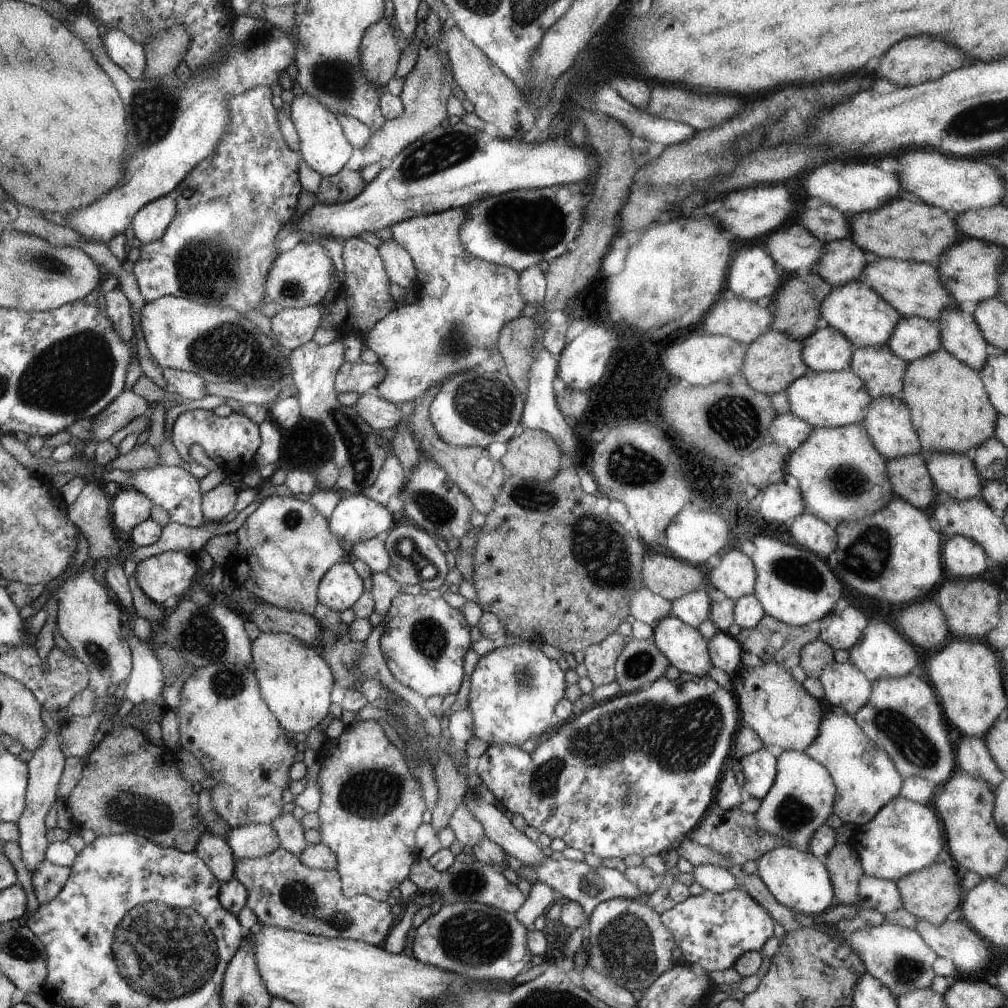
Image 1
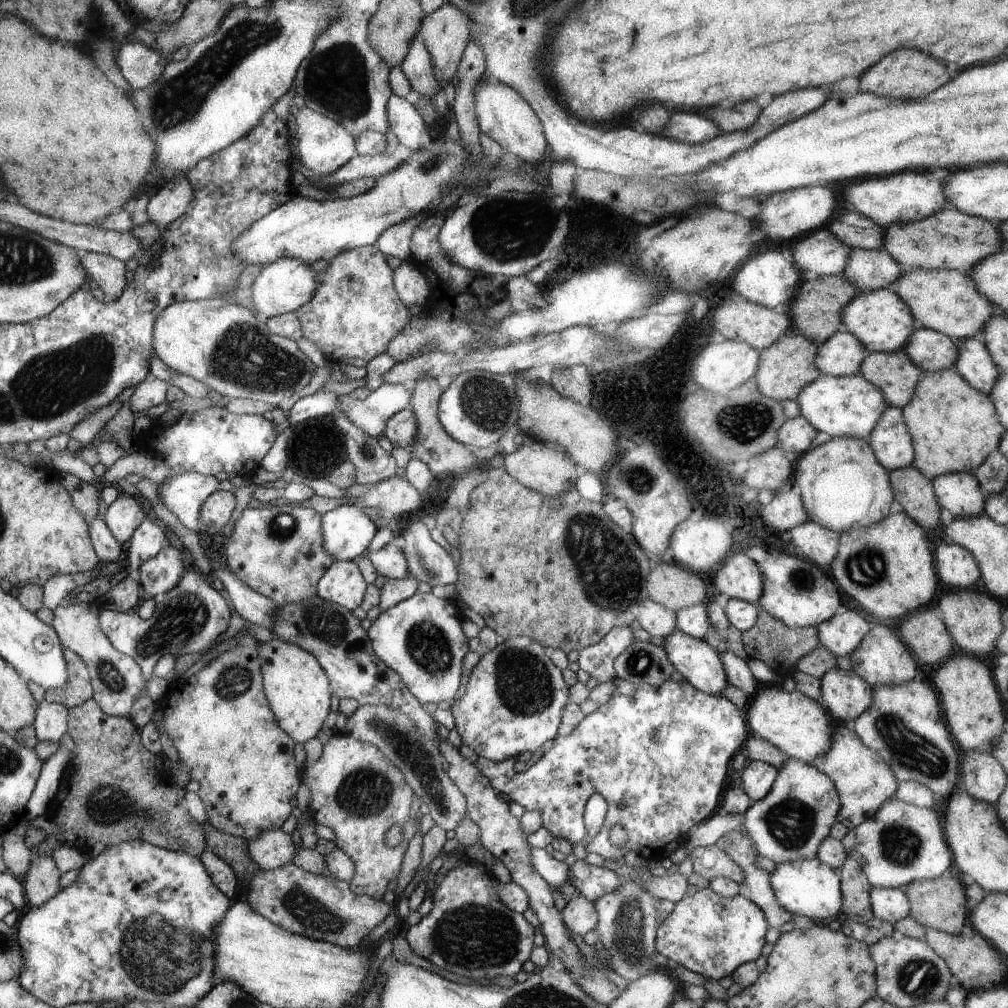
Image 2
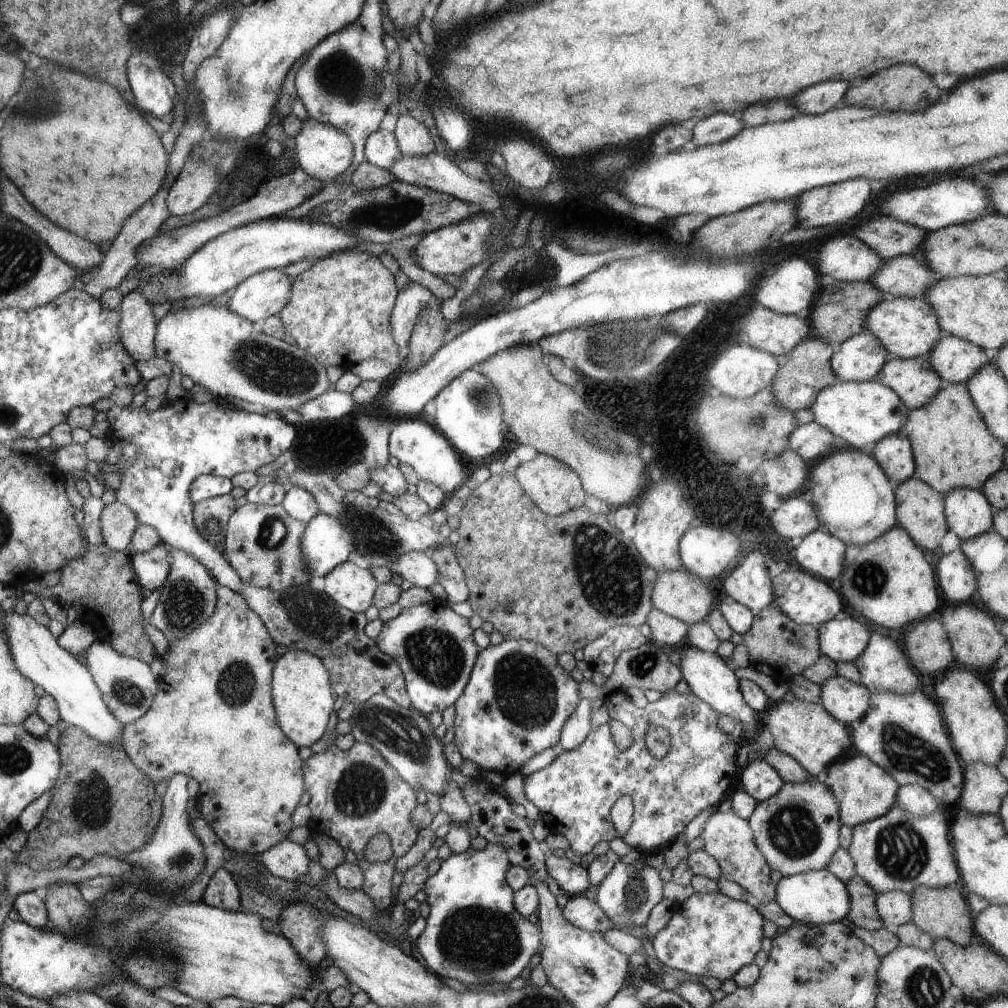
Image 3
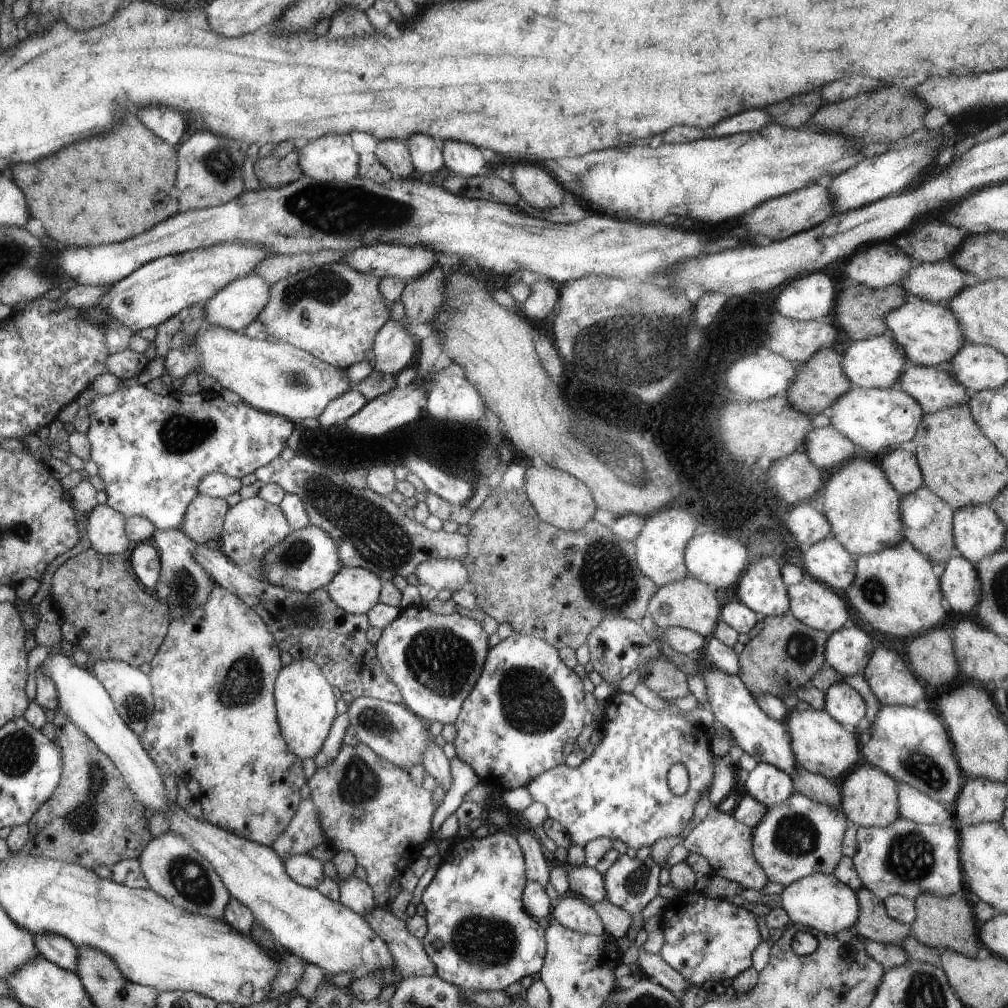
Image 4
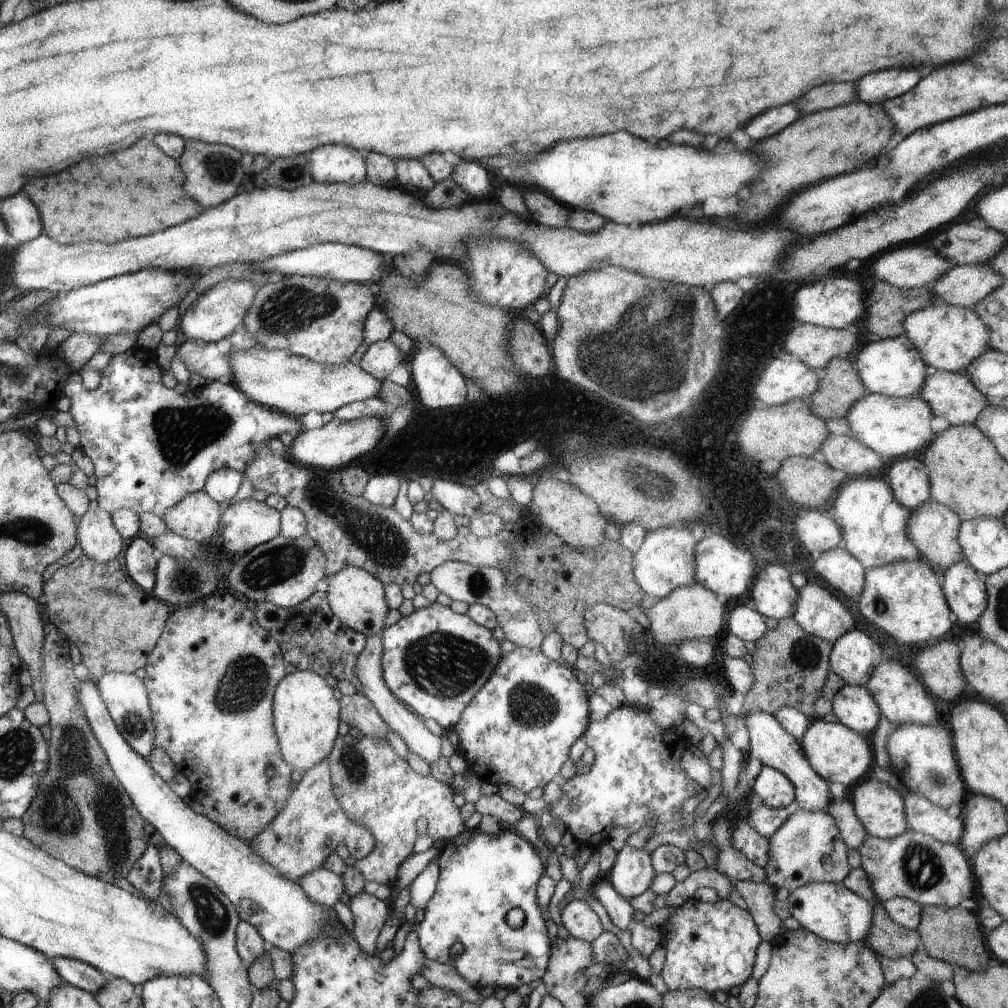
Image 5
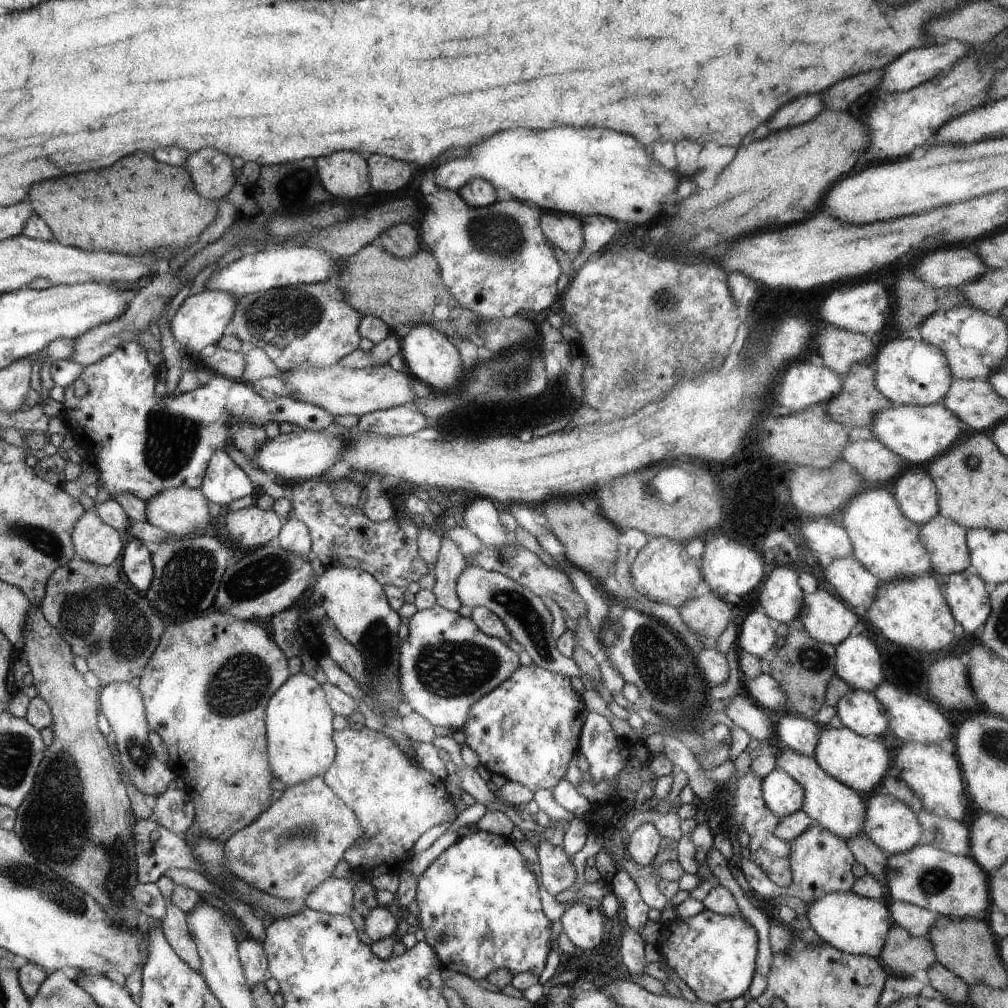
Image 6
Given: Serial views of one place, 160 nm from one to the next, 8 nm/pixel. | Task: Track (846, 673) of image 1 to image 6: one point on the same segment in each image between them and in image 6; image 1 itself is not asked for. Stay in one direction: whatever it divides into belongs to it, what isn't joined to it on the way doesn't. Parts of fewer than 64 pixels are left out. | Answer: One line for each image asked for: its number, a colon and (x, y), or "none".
2: (844, 694)
3: (846, 701)
4: (844, 703)
5: (853, 705)
6: (859, 711)

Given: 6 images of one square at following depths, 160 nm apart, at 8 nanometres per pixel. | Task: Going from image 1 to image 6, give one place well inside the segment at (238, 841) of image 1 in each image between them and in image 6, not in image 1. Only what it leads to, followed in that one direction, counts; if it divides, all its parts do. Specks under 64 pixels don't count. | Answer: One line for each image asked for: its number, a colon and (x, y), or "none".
2: (273, 849)
3: (288, 861)
4: (307, 871)
5: (322, 885)
6: (335, 896)

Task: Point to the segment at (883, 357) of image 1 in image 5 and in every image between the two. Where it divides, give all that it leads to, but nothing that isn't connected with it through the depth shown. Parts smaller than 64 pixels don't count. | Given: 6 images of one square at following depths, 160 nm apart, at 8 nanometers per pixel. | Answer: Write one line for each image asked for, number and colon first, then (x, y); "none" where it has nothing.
2: (894, 373)
3: (914, 380)
4: (933, 388)
5: (951, 395)

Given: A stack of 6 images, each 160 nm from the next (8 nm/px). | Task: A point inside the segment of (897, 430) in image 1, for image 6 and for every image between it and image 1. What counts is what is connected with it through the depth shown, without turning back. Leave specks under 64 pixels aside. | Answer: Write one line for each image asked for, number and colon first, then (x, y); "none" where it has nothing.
2: (890, 441)
3: (894, 454)
4: (900, 466)
5: (908, 478)
6: (917, 496)

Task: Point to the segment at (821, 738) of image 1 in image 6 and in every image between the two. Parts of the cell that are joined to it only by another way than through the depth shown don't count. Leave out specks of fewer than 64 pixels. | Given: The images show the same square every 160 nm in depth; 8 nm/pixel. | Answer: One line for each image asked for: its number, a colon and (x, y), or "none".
2: (864, 782)
3: (864, 792)
4: (869, 796)
5: (880, 808)
6: (892, 825)

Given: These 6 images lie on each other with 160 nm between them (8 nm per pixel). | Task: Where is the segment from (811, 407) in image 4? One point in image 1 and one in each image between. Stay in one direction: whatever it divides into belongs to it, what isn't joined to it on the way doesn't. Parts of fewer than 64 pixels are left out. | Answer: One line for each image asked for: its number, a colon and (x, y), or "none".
1: (772, 361)
2: (789, 364)
3: (804, 372)

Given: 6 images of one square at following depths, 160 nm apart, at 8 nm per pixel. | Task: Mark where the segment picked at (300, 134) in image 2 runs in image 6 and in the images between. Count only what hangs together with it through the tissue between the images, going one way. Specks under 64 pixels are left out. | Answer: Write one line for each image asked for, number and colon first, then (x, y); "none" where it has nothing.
3: (323, 152)
4: (331, 158)
5: (334, 163)
6: (345, 175)

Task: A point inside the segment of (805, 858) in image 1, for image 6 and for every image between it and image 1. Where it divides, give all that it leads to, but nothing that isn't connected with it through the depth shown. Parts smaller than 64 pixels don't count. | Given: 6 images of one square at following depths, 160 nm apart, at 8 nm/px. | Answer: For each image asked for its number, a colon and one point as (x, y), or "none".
2: (810, 888)
3: (814, 898)
4: (821, 902)
5: (832, 911)
6: (851, 923)

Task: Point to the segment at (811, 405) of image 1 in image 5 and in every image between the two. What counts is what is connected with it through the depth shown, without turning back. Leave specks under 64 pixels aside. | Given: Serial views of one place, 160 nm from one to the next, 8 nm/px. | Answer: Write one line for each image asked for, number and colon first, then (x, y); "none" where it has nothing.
2: (850, 406)
3: (861, 413)
4: (878, 420)
5: (895, 427)

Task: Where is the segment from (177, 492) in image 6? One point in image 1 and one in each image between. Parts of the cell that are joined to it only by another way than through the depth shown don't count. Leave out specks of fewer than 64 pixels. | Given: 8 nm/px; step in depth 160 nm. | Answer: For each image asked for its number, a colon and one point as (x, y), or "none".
1: (219, 504)
2: (216, 511)
3: (212, 515)
4: (203, 522)
5: (196, 517)

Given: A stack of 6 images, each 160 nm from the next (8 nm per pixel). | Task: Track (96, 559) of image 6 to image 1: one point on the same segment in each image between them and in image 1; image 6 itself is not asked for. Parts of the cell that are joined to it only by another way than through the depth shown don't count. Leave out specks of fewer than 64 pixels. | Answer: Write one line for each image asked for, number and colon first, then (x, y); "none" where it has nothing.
1: (129, 508)
2: (124, 516)
3: (118, 523)
4: (106, 527)
5: (100, 539)

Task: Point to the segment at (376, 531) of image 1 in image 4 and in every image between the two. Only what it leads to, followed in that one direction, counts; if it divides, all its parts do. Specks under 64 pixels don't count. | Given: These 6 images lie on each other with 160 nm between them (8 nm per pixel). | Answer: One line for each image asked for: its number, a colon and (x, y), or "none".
2: (347, 531)
3: (326, 544)
4: (308, 559)

